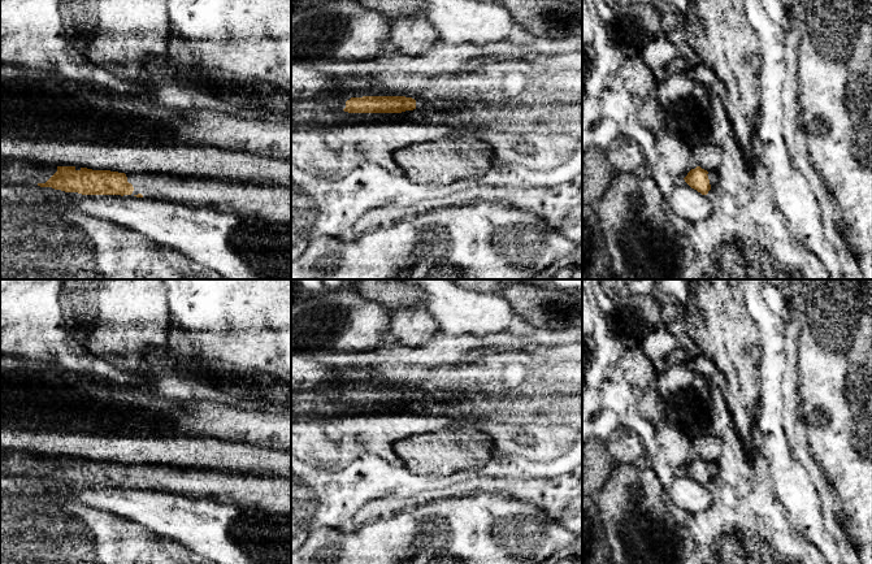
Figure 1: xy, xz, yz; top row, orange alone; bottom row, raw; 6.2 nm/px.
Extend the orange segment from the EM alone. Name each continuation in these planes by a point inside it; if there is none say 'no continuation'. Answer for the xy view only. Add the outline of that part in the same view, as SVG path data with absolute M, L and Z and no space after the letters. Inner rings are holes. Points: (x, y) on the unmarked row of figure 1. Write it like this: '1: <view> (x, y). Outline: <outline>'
1: xy (26, 456). Outline: M14 452L14 454L12 454L12 456L17 460L34 461L35 464L45 461L51 467L53 467L57 463L57 457L36 456L36 455L31 455L29 452Z
2: xy (270, 494). Outline: M126 464L133 476L131 486L142 485L144 490L156 490L185 495L187 498L208 498L218 503L237 504L248 509L259 509L274 515L291 516L291 478L230 474L207 469L185 469L169 465Z

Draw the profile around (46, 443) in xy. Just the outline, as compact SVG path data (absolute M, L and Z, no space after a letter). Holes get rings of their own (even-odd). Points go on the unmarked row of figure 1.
M0 426L0 454L14 452L291 478L291 452L187 433L135 437Z

